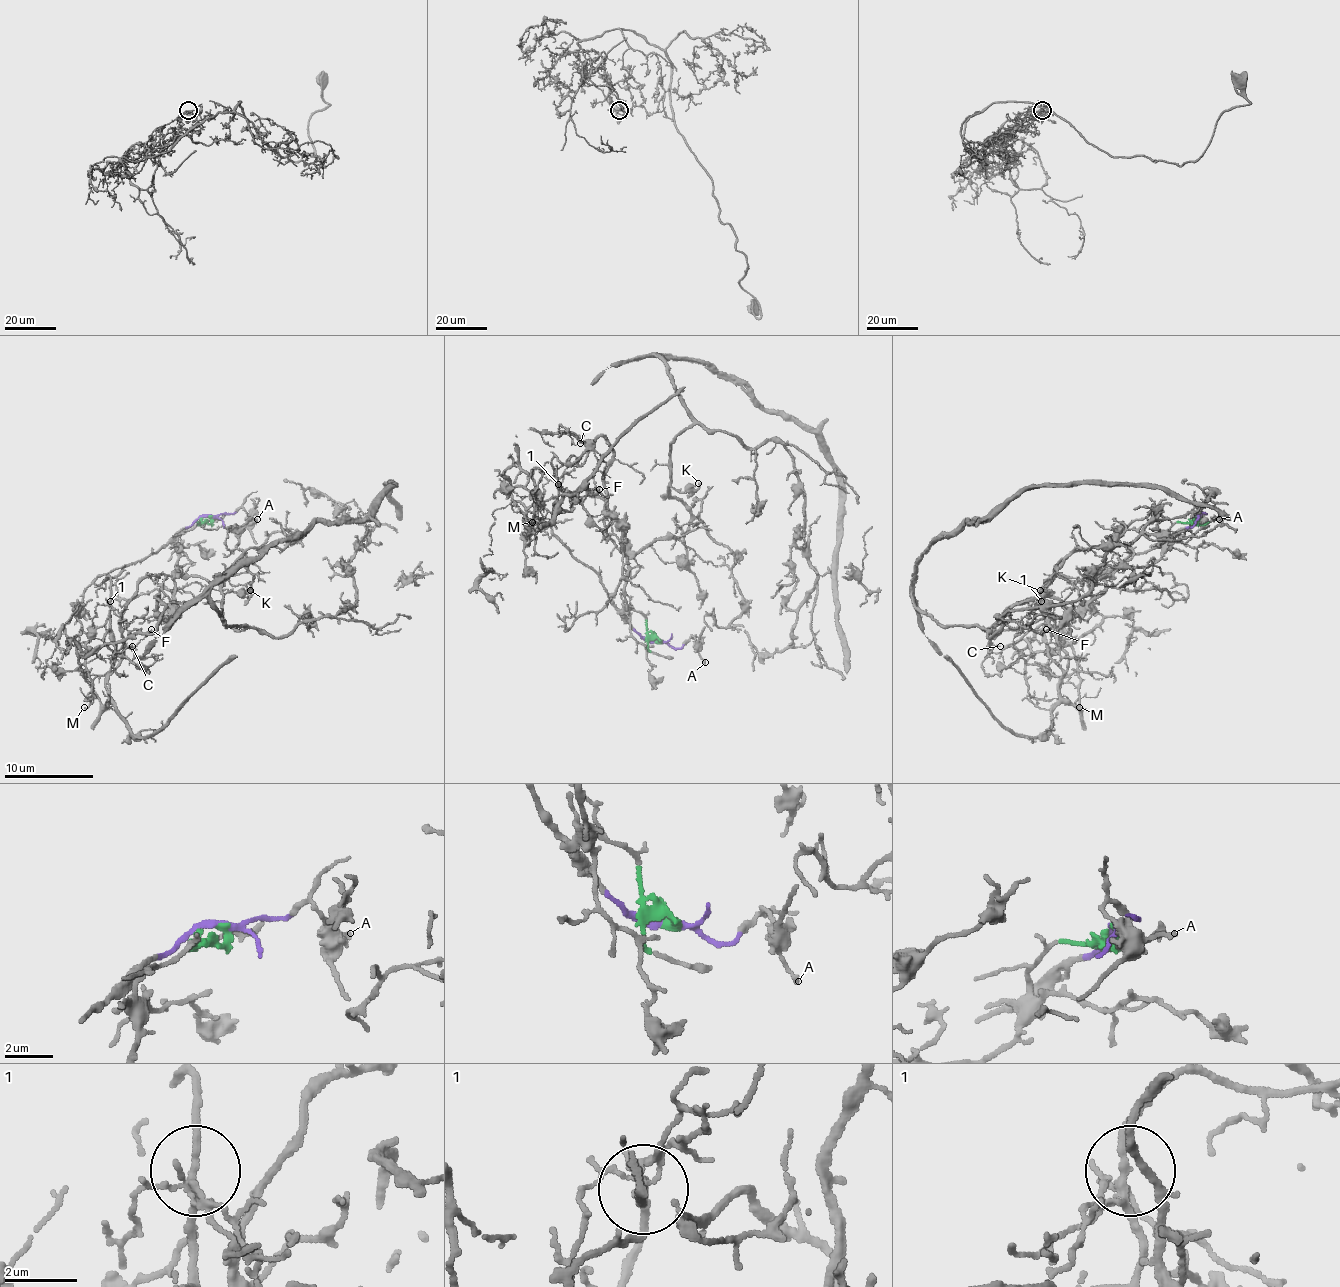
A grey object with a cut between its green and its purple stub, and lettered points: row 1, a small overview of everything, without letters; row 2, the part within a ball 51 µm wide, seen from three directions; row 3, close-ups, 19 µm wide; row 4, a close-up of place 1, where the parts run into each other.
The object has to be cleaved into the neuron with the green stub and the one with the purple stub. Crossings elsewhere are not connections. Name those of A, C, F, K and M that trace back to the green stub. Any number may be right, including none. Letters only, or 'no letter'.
C, K

